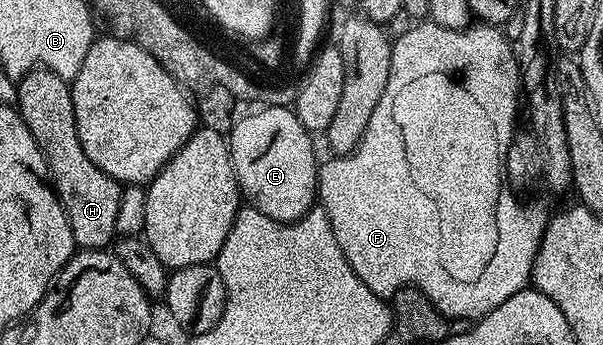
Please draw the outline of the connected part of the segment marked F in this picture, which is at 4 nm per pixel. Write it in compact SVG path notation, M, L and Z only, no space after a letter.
M430 19L422 23L412 24L409 31L394 38L391 47L391 66L389 67L389 83L385 83L385 91L381 99L377 99L377 108L369 119L369 127L365 127L365 135L361 143L350 155L335 155L318 166L317 169L317 201L327 212L329 223L333 223L333 235L337 235L337 244L345 251L345 259L349 259L349 267L357 271L361 283L369 287L384 299L394 297L400 287L414 285L437 307L437 311L448 319L456 317L472 317L478 319L489 311L501 307L505 299L517 295L528 288L531 272L537 251L533 245L536 241L525 241L525 255L521 255L521 263L515 263L511 269L505 267L507 273L481 273L481 267L493 255L493 197L495 197L495 163L497 159L505 159L499 154L501 143L513 143L515 137L515 112L519 109L519 93L521 97L521 78L519 75L519 58L512 42L502 28L494 25L476 24L466 29L446 29L435 25Z

